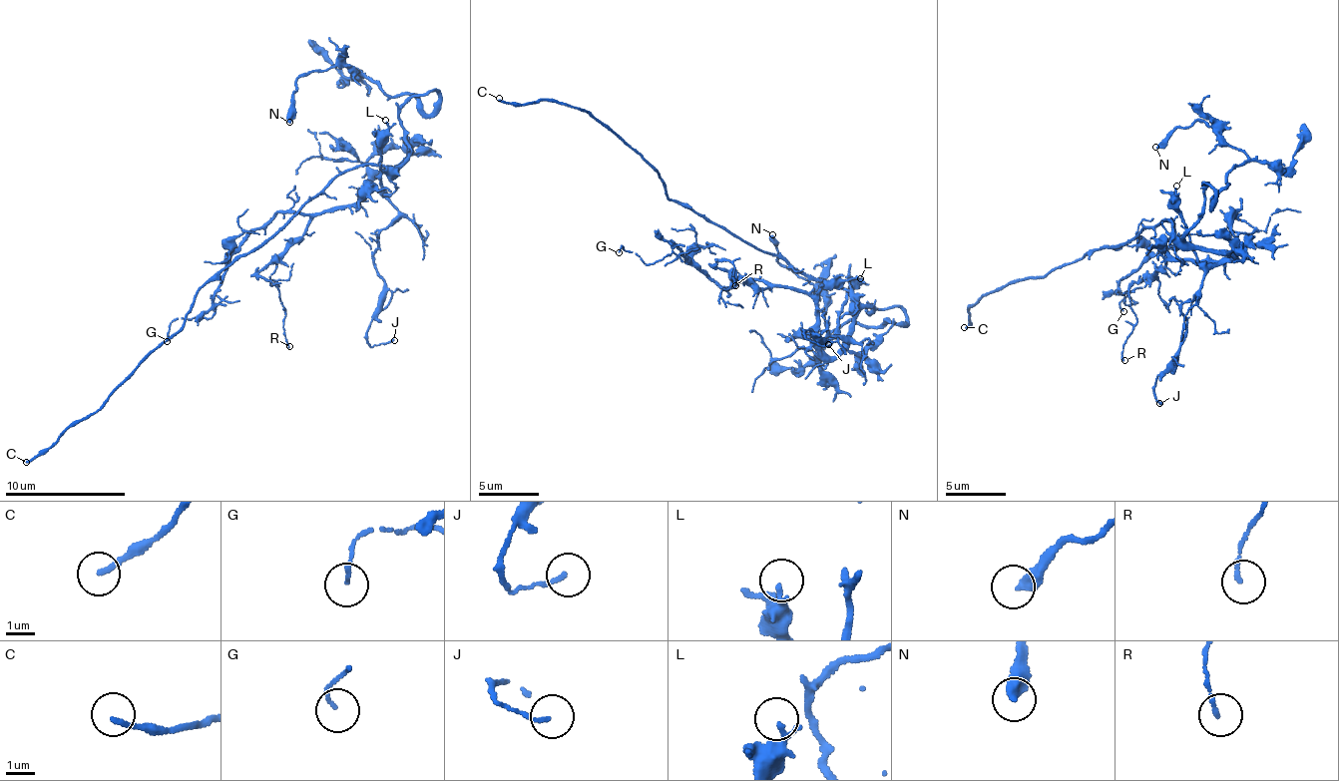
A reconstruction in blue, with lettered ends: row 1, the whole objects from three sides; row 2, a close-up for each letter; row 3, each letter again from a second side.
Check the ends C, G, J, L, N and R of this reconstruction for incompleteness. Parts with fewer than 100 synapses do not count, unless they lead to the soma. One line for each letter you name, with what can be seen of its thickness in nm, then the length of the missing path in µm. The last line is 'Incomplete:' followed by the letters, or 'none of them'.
C: 170 nm | 20 µm
Incomplete: C

